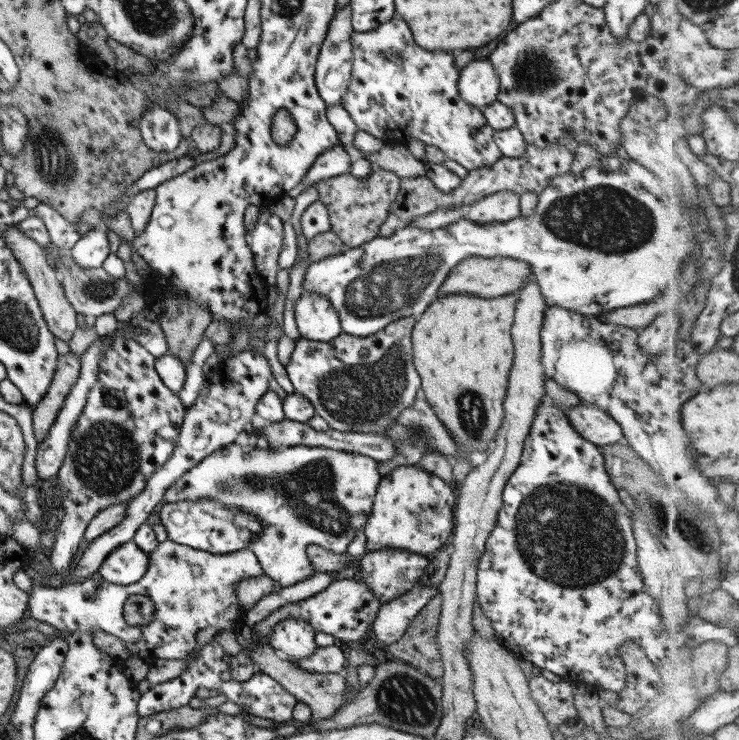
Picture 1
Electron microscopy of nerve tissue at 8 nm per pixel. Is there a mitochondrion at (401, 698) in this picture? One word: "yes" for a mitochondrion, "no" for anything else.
yes

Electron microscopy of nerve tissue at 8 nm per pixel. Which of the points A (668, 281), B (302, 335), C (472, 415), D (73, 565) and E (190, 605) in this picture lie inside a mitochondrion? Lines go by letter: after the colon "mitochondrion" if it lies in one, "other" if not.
A: other
B: other
C: mitochondrion
D: other
E: mitochondrion

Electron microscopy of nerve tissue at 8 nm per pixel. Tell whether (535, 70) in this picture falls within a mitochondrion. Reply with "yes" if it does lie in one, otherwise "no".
yes

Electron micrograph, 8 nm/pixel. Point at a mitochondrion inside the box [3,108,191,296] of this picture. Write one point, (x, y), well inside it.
(55, 166)

